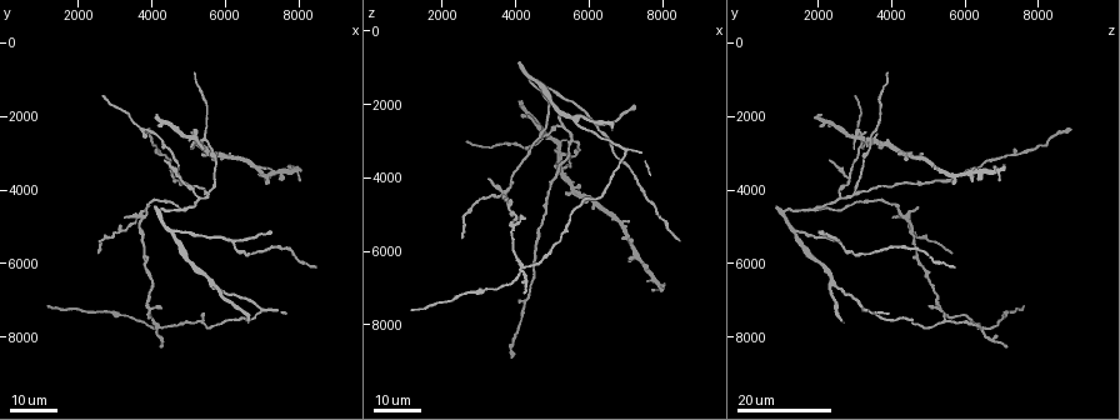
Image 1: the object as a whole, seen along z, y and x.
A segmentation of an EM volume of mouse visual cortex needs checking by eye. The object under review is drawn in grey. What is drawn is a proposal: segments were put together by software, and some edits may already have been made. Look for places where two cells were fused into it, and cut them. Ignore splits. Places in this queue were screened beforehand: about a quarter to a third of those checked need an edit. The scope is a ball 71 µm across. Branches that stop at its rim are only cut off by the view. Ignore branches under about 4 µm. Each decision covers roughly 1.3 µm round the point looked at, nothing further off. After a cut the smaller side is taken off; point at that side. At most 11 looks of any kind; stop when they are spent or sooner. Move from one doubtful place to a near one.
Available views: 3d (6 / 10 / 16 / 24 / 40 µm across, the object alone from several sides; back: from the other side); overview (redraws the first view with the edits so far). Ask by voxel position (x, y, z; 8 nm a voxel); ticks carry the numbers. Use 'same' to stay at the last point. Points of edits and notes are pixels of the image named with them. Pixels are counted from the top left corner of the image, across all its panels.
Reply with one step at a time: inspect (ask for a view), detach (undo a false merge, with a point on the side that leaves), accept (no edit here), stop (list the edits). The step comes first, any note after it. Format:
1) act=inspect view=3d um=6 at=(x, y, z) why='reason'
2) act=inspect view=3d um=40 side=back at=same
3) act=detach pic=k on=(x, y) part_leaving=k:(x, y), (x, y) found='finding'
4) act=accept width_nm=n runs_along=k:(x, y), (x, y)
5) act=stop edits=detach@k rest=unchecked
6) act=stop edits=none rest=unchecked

act=inspect view=3d um=16 at=(3700, 4700, 4400) why='looks like a crossing'

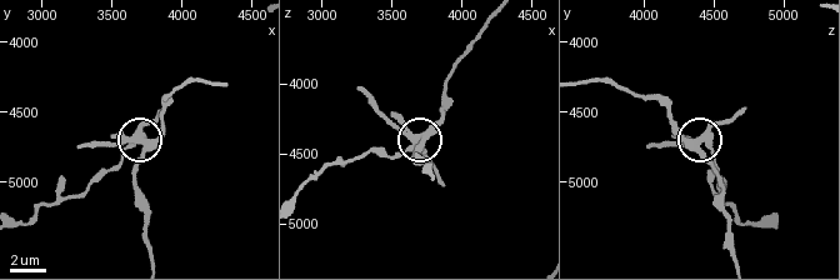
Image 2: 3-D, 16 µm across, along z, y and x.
act=inspect view=3d um=6 at=(3720, 4800, 4420)

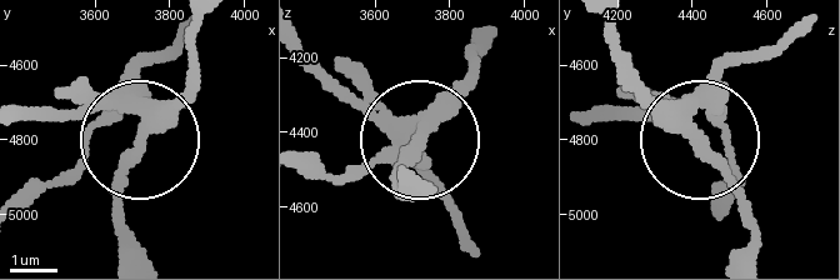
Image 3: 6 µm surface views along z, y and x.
act=detach pic=3 on=(68, 113) arms=4 part_leaving=3:(391, 145), (364, 169), (308, 176) found='two cells meet here'

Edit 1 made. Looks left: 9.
act=inspect view=overview

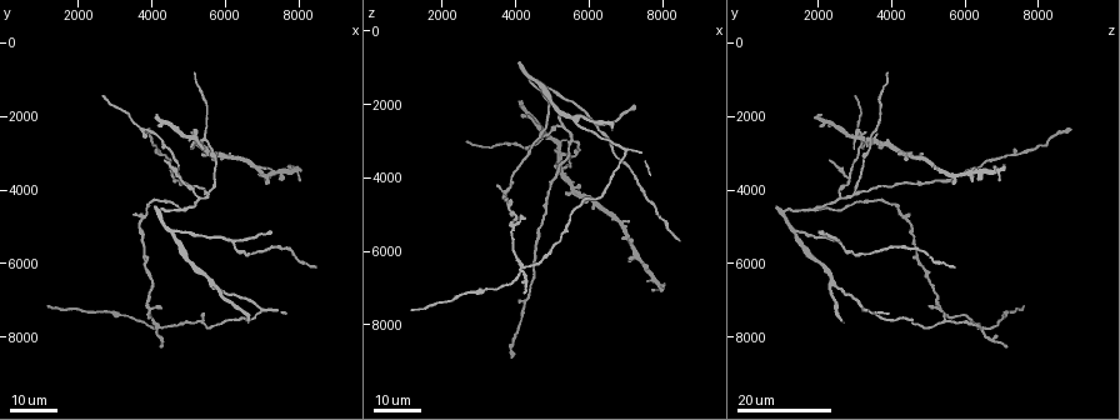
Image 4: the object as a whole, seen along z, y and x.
act=inspect view=3d um=24 at=(4700, 3600, 2900) why='branch point'

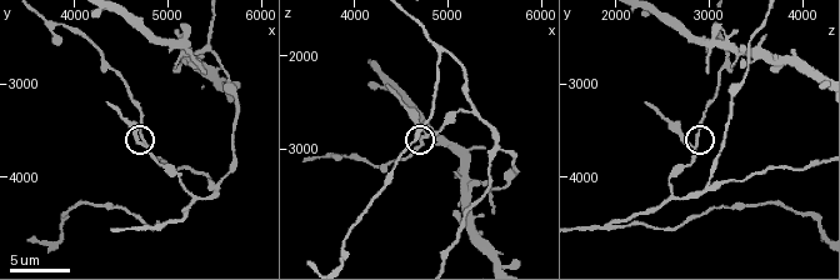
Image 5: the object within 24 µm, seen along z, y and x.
act=inspect view=3d um=6 at=(4750, 3650, 2850)

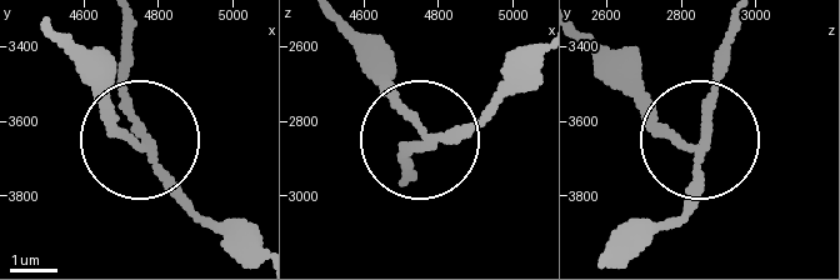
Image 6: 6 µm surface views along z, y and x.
act=detach pic=6 on=(106, 111) side_arm_um=7 part_leaving=6:(141, 140), (61, 38) found='a second cell is stuck on'

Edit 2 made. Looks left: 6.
act=inspect view=3d um=16 at=(4900, 4500, 1900) why='a fork'

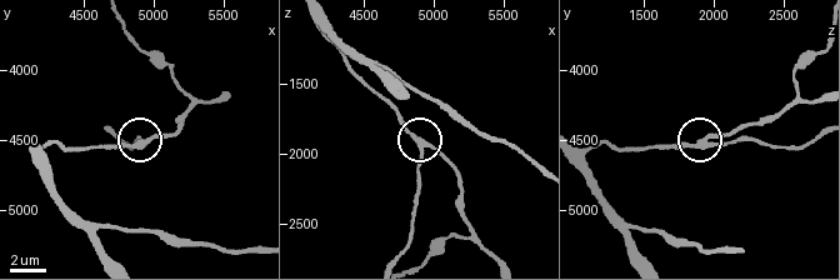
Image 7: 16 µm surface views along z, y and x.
act=accept width_nm=250 runs_along=7:(816, 134), (794, 148), (750, 139), (701, 140), (735, 134) found='continuous, no second cell'

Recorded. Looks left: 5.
act=inspect view=3d um=16 at=(5250, 4200, 2600) why='branch point'

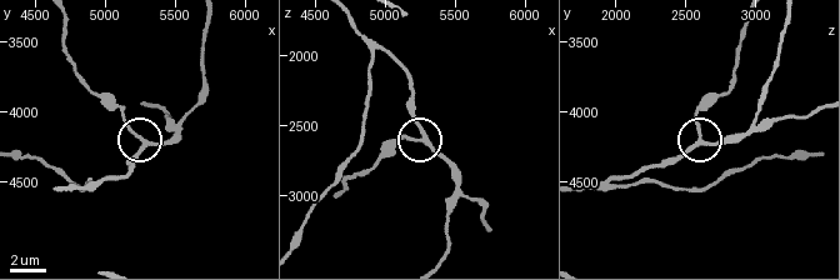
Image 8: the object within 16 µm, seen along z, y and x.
act=inspect view=3d um=16 side=back at=(5280, 4180, 2600) why='other side'

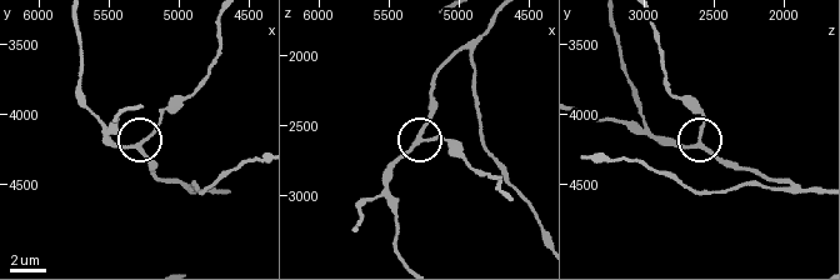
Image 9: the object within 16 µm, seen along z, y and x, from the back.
act=accept side_arm_um=35 found='one cell here'

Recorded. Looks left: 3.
act=inspect view=3d um=24 at=(5700, 6500, 2400)

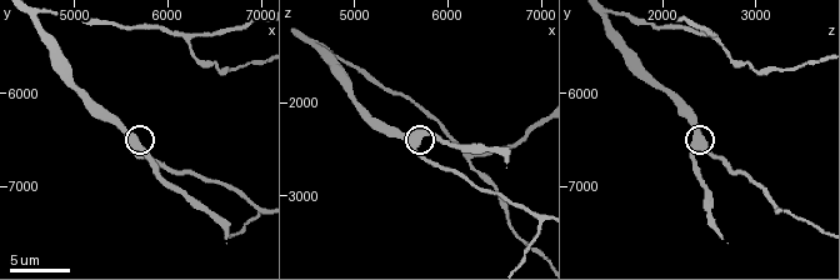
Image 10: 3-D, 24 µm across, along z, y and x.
act=inspect view=3d um=10 at=(5700, 6600, 2400)

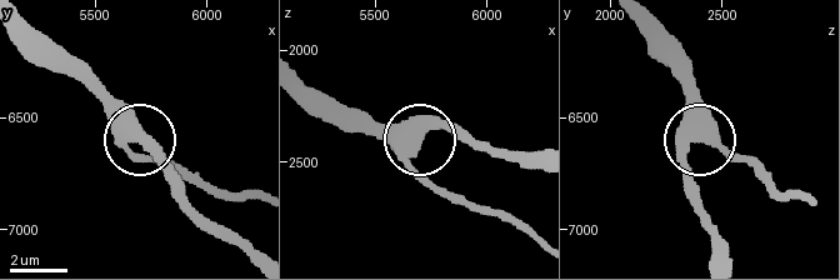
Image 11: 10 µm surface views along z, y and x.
act=accept side_arm_um=12 found='all the same cell'

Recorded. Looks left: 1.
act=stop edits=detach@3,detach@6 rest=unchecked

